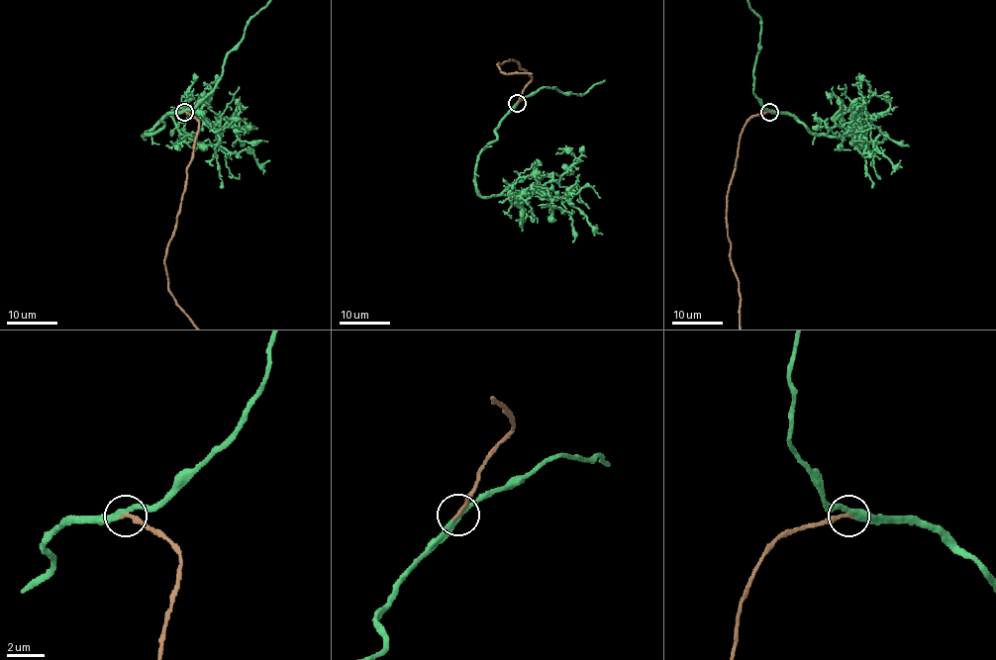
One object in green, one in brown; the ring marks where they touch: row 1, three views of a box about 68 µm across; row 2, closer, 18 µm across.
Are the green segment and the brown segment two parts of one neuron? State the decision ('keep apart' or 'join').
join

